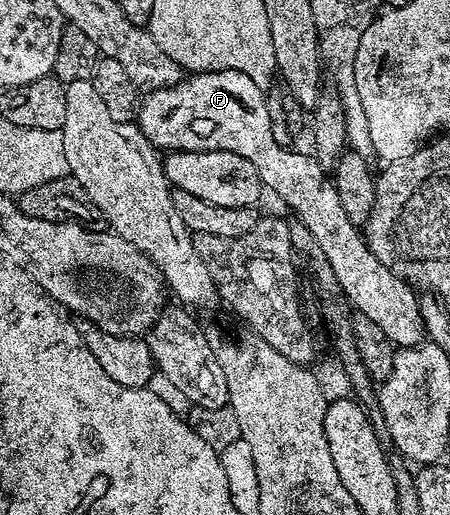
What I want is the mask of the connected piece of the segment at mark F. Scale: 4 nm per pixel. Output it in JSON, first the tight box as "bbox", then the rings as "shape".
{"bbox":[136,71,424,348],"shape":[[[199,71],[187,74],[171,87],[160,87],[155,91],[145,92],[138,104],[136,122],[146,140],[157,147],[159,152],[231,151],[252,161],[252,165],[256,165],[256,173],[262,178],[263,188],[270,190],[271,187],[278,194],[279,201],[287,203],[294,210],[293,218],[305,225],[308,233],[312,233],[316,245],[320,245],[320,253],[324,253],[328,265],[332,265],[332,273],[336,273],[336,281],[340,281],[342,294],[350,302],[351,308],[357,314],[369,317],[395,348],[415,347],[424,339],[418,305],[419,294],[411,284],[405,283],[403,279],[393,275],[387,267],[380,265],[380,261],[376,261],[376,257],[366,245],[359,224],[350,222],[348,213],[344,213],[333,178],[317,164],[313,154],[306,152],[305,155],[302,151],[296,151],[297,149],[281,148],[276,145],[275,138],[272,137],[267,98],[264,88],[256,85],[256,81],[252,81],[252,77],[246,76],[245,73]]]}

